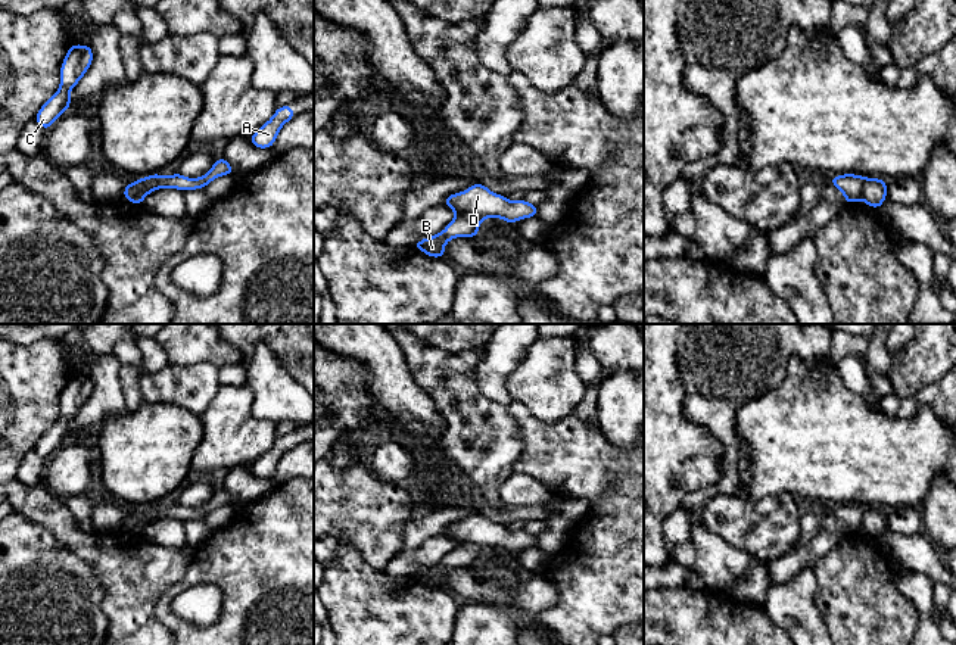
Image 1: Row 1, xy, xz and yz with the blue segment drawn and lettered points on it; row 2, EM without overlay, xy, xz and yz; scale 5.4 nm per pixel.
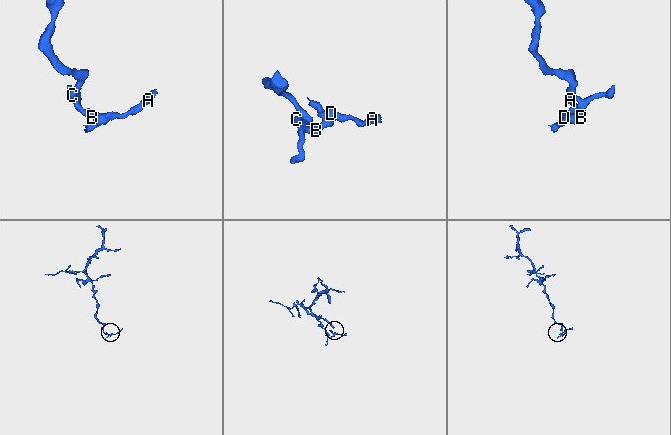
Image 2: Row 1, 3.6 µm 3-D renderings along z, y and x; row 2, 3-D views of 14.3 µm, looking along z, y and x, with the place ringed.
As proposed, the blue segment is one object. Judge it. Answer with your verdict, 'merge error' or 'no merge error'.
merge error

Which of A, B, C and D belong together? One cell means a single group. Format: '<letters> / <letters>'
A D / B C

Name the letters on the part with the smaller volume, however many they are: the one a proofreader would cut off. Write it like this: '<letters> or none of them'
A, D

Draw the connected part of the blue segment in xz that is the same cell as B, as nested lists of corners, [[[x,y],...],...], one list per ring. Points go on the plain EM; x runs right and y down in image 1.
[[[457,542],[452,551],[445,557],[443,561],[432,567],[424,567],[423,570],[412,574],[417,580],[421,580],[432,588],[445,586],[445,574],[457,567],[477,567],[479,555],[485,551],[477,543]]]

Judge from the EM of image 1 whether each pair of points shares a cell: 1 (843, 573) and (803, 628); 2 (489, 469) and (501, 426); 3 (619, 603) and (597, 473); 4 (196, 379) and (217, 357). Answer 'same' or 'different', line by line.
1: different
2: same
3: same
4: different

